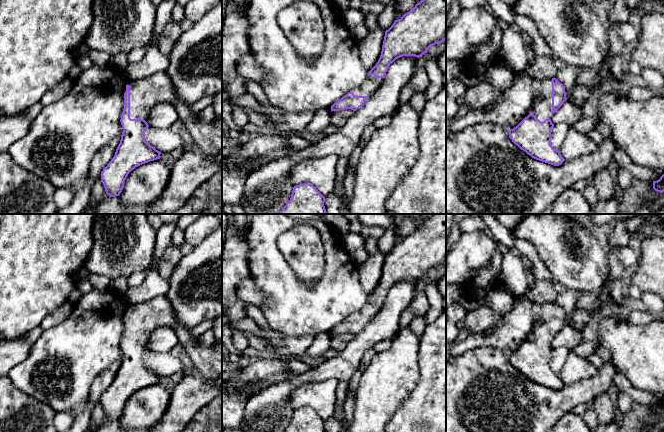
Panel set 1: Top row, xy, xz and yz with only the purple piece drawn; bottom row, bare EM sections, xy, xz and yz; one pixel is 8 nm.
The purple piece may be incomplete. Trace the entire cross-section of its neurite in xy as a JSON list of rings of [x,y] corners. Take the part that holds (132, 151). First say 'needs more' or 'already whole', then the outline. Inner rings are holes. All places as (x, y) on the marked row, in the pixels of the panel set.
needs more; [[[165,71],[154,73],[146,78],[130,80],[124,93],[124,109],[121,115],[122,135],[114,157],[101,172],[101,182],[106,194],[110,197],[119,196],[123,190],[128,174],[136,167],[160,159],[161,152],[145,141],[145,130],[149,127],[145,121],[152,107],[161,102],[172,103],[177,111],[183,132],[191,145],[201,154],[211,156],[222,153],[222,127],[216,122],[202,121],[197,113],[193,113],[189,106],[178,99],[171,79]]]

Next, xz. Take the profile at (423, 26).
needs more; [[[421,0],[413,9],[405,13],[400,19],[385,31],[380,58],[376,65],[368,72],[365,81],[354,88],[331,106],[331,111],[361,108],[382,85],[388,67],[403,56],[422,57],[428,49],[446,39],[446,0]]]

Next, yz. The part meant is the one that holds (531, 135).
needs more; [[[556,78],[533,81],[532,112],[509,131],[509,138],[532,158],[554,165],[565,159],[551,144],[551,118],[567,100],[565,87]]]

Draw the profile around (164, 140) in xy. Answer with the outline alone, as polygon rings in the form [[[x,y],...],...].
[[[148,127],[145,130],[145,141],[161,153],[170,153],[176,148],[191,148],[189,139],[183,132],[174,129],[157,129]]]

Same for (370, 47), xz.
[[[365,12],[366,36],[358,41],[360,58],[365,69],[370,71],[378,62],[385,31],[379,26],[377,15]]]

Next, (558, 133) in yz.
[[[560,122],[551,129],[551,144],[554,149],[559,150],[562,147],[570,127],[567,123]]]

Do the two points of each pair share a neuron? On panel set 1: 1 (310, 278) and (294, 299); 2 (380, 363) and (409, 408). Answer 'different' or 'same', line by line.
1: different
2: different

